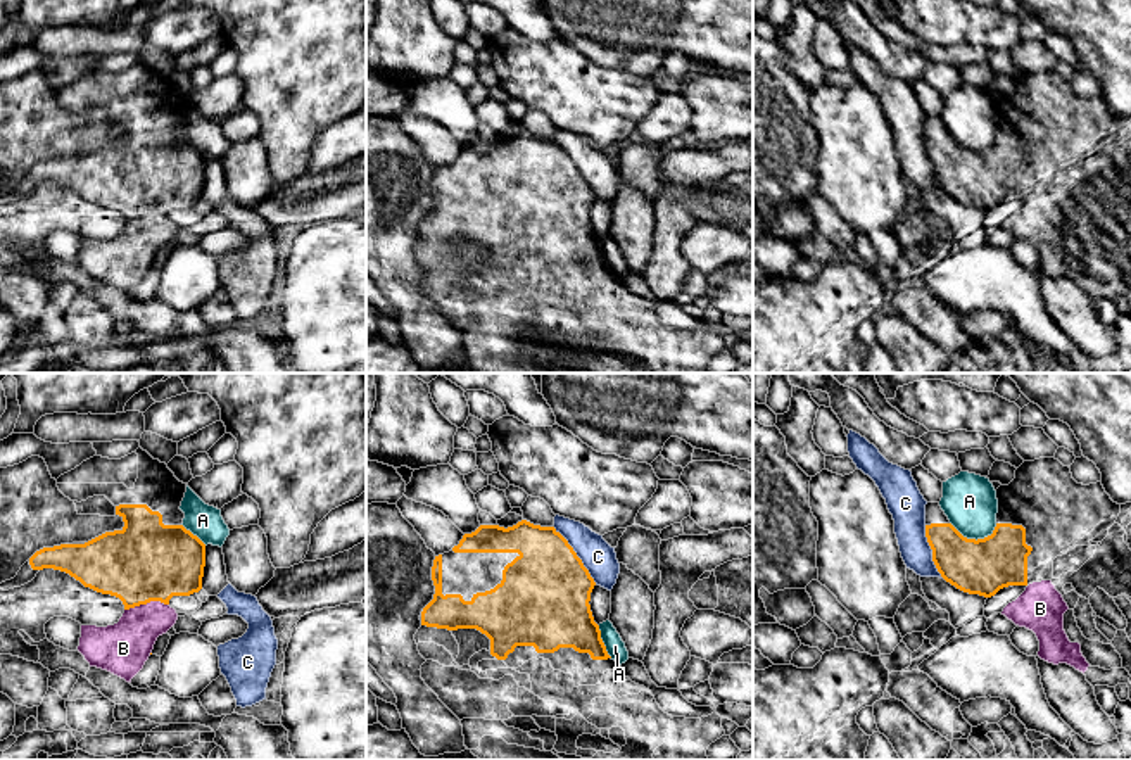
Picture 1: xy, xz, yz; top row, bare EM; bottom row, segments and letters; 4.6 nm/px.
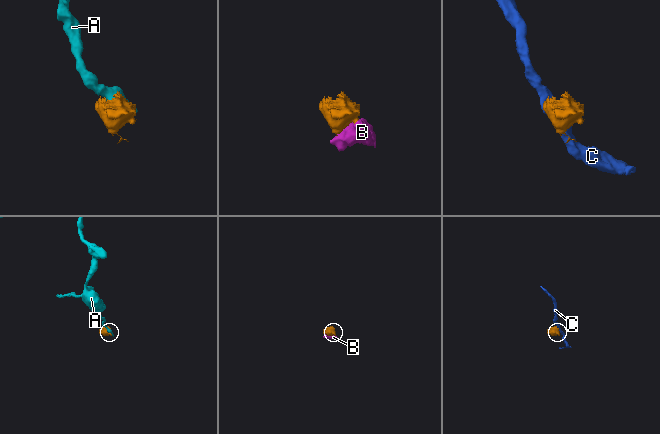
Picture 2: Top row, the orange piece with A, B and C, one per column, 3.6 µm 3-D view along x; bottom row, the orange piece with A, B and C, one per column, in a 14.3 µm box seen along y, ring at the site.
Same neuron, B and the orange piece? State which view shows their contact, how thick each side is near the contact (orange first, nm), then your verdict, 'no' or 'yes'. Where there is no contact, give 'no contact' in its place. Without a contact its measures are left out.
xy | 380/240 nm | yes

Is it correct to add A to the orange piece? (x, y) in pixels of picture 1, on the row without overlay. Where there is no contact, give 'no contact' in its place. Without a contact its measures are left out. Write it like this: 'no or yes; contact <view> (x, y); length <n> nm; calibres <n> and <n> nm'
no; contact yz (974, 152); length 220 nm; calibres 260 and 260 nm

